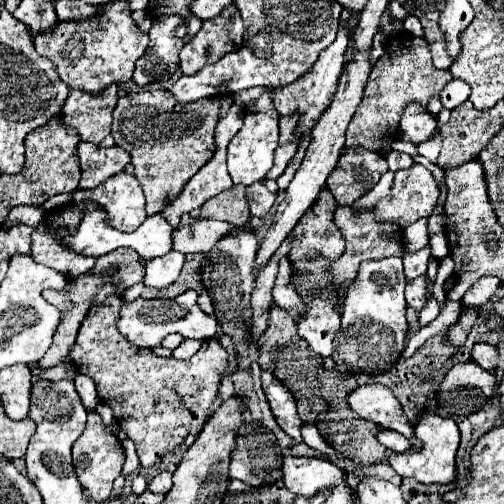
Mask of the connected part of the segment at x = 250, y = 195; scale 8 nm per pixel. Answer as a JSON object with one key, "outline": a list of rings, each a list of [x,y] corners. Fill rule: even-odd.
{"outline":[[[257,182],[257,184],[247,186],[247,200],[249,200],[249,206],[251,206],[251,214],[257,216],[257,218],[263,218],[275,202],[275,194],[269,192],[263,186],[263,182]]]}

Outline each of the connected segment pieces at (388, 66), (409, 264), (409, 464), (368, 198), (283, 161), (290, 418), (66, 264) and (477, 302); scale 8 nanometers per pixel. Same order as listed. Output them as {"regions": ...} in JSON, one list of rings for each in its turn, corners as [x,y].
{"regions":[[[[401,34],[391,38],[385,46],[385,54],[377,60],[375,68],[369,74],[363,100],[347,128],[345,148],[363,146],[367,150],[379,152],[381,156],[391,152],[391,142],[399,138],[399,118],[407,102],[415,100],[427,104],[429,96],[439,94],[441,88],[451,80],[449,70],[437,70],[431,62],[429,44],[423,38],[411,34]]],[[[430,244],[413,253],[405,253],[403,256],[404,274],[408,280],[426,274],[428,261],[431,256]]],[[[421,412],[419,422],[415,426],[415,436],[423,440],[423,448],[409,448],[403,454],[391,452],[389,464],[399,476],[411,476],[417,478],[423,484],[449,484],[457,476],[455,468],[455,452],[459,446],[459,428],[451,418],[441,418],[431,412]]],[[[387,170],[381,176],[381,180],[365,196],[361,196],[361,198],[355,200],[353,210],[369,210],[369,208],[373,208],[381,198],[387,198],[387,194],[391,192],[391,184],[393,184],[393,172]]],[[[295,132],[295,140],[291,140],[291,142],[285,144],[285,146],[279,146],[279,148],[275,150],[275,164],[273,164],[273,168],[267,172],[265,178],[277,180],[277,178],[283,174],[283,170],[285,170],[287,164],[289,164],[289,160],[291,160],[291,158],[295,156],[295,152],[297,152],[299,140],[301,140],[301,134]]],[[[261,372],[261,386],[281,430],[287,432],[295,442],[301,442],[303,422],[297,414],[293,394],[287,392],[287,386],[283,386],[283,382],[279,382],[271,372]]],[[[35,232],[31,236],[31,256],[35,262],[45,264],[65,276],[77,276],[85,274],[95,266],[95,258],[87,258],[83,254],[75,254],[73,250],[67,250],[63,244],[55,242],[49,234]]],[[[495,276],[479,278],[479,282],[475,282],[471,286],[471,290],[467,290],[467,294],[463,296],[463,306],[467,306],[467,308],[481,308],[491,298],[491,294],[497,290],[499,284],[501,282]]]]}

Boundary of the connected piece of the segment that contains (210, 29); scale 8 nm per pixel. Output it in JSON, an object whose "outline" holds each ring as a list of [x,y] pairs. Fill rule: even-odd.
{"outline":[[[235,4],[221,10],[215,18],[203,20],[201,30],[179,52],[183,74],[195,74],[207,64],[215,64],[243,42],[243,22]]]}

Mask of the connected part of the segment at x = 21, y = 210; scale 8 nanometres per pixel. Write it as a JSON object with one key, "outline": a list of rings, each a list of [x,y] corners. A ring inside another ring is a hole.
{"outline":[[[15,206],[5,220],[5,228],[17,226],[17,224],[25,224],[25,226],[35,228],[35,226],[39,226],[43,214],[45,214],[45,210],[39,206]]]}

